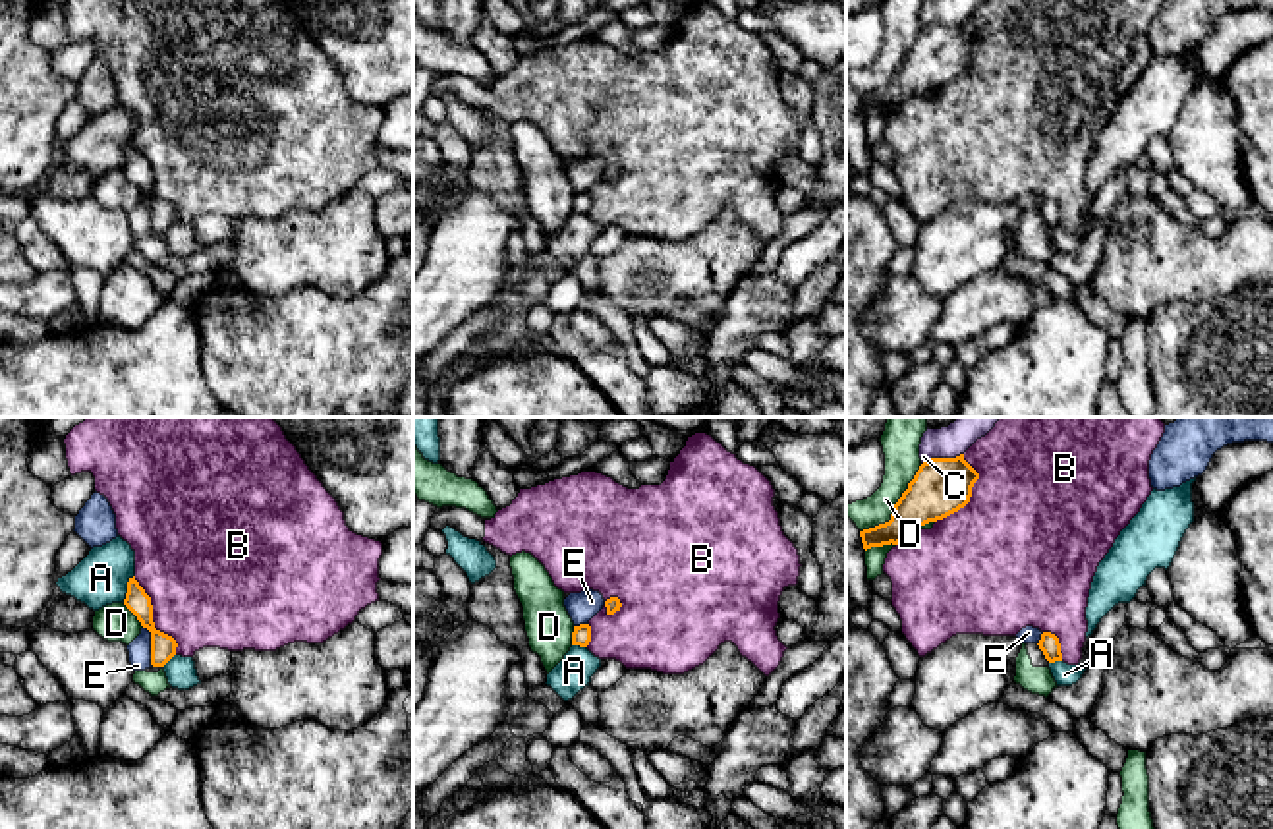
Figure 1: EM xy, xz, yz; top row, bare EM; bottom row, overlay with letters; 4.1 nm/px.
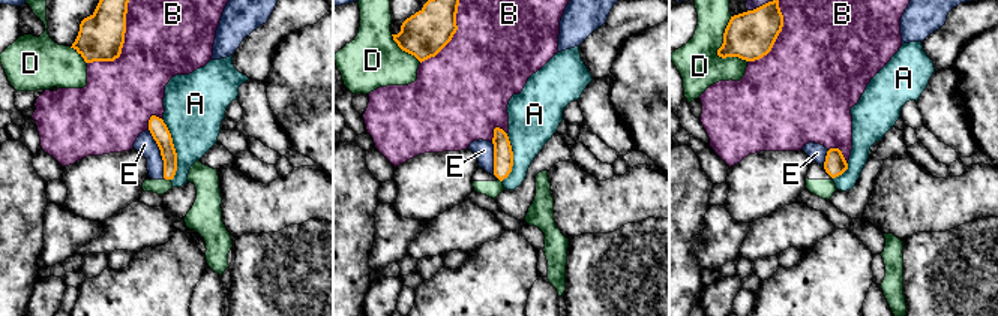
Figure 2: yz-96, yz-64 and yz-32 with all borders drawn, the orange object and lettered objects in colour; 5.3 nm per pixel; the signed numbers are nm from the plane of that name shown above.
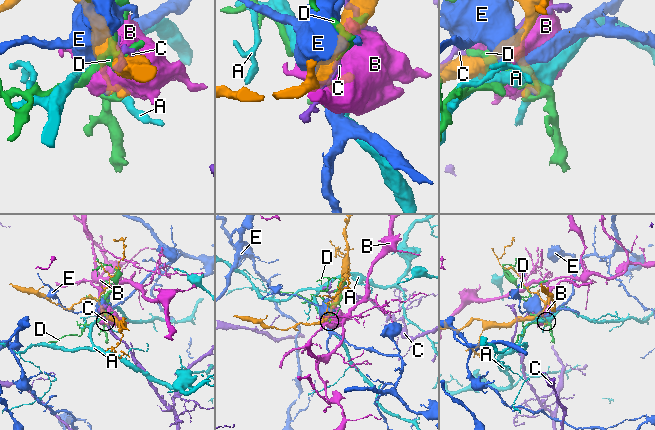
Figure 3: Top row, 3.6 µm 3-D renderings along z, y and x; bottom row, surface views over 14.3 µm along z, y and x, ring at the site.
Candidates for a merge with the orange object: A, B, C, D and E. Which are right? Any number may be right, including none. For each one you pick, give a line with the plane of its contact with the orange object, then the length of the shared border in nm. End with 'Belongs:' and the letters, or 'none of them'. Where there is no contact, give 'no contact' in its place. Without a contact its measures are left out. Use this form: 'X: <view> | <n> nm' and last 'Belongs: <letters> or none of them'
Belongs: none of them

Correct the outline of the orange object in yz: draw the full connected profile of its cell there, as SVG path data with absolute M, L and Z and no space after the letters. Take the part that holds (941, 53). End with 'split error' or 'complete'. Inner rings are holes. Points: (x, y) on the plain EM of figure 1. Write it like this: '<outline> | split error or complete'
M931 25L919 33L902 60L891 87L860 99L863 116L898 112L908 100L943 87L970 70L979 41L964 27Z | complete

